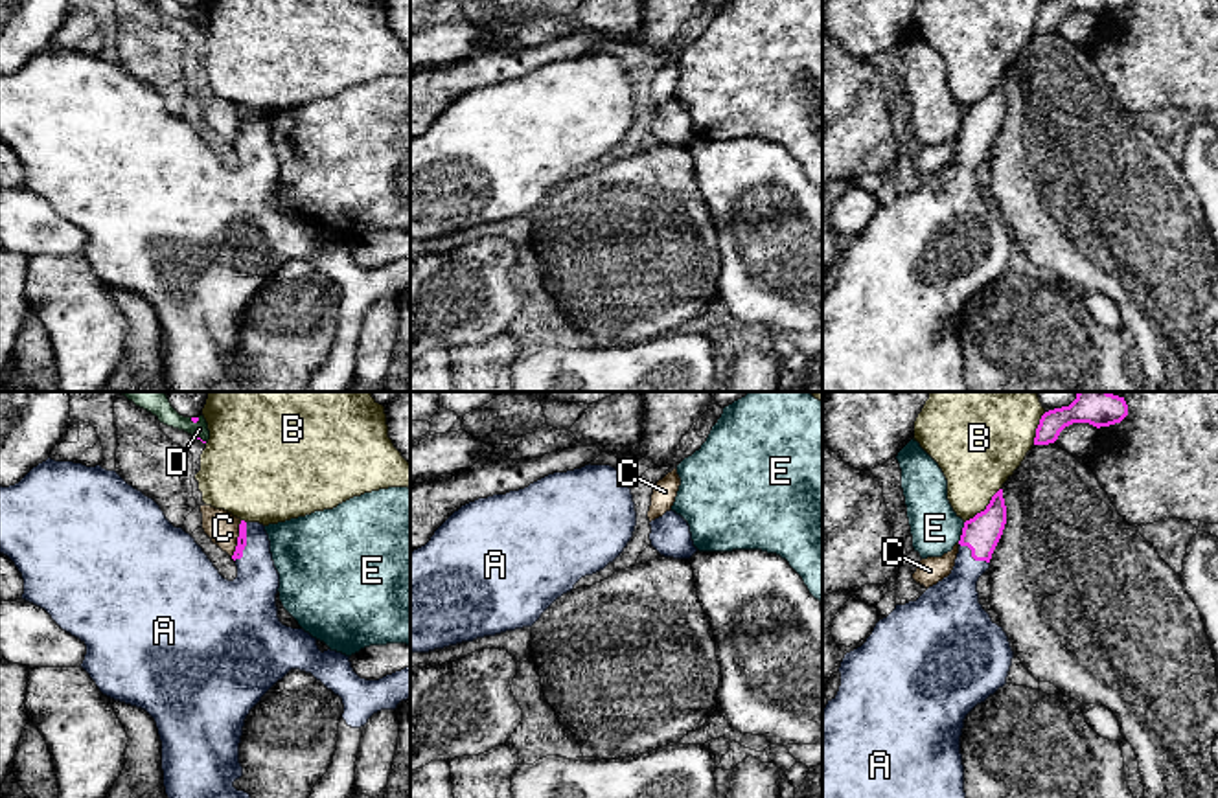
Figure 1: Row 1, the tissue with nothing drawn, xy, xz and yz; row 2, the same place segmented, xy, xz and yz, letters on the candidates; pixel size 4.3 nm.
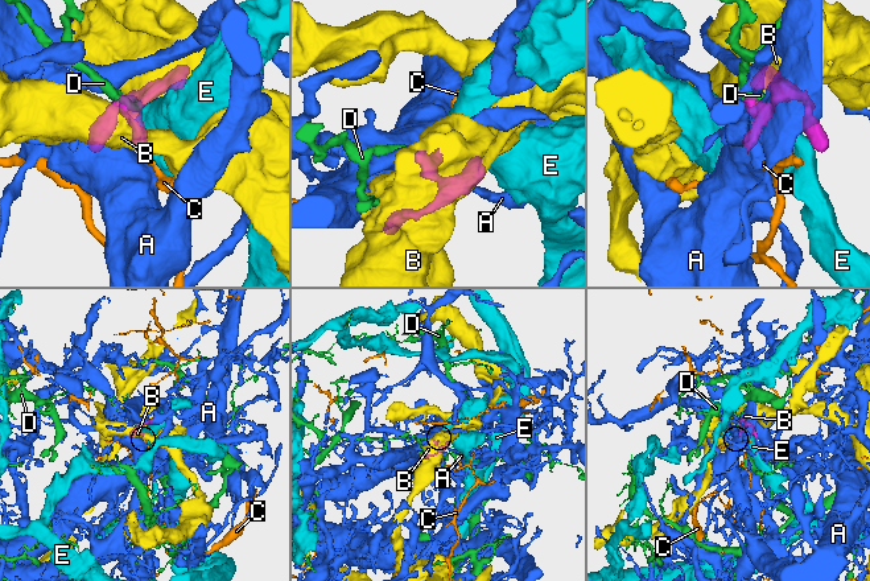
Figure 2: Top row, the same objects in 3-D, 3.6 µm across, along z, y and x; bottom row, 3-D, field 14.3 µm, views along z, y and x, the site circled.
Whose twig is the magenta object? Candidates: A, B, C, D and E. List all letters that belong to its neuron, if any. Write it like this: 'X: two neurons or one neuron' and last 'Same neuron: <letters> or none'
A: one neuron
B: two neurons
C: two neurons
D: two neurons
E: two neurons
Same neuron: A

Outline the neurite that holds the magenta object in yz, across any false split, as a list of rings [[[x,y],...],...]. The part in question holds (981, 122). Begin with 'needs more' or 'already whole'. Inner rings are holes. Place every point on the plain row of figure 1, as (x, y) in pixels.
needs more; [[[999,77],[984,99],[964,110],[951,162],[916,189],[896,193],[861,235],[845,243],[839,279],[822,298],[822,392],[968,392],[960,342],[964,307],[1006,272],[1014,246],[1006,221],[992,210],[977,180],[1005,112]]]

